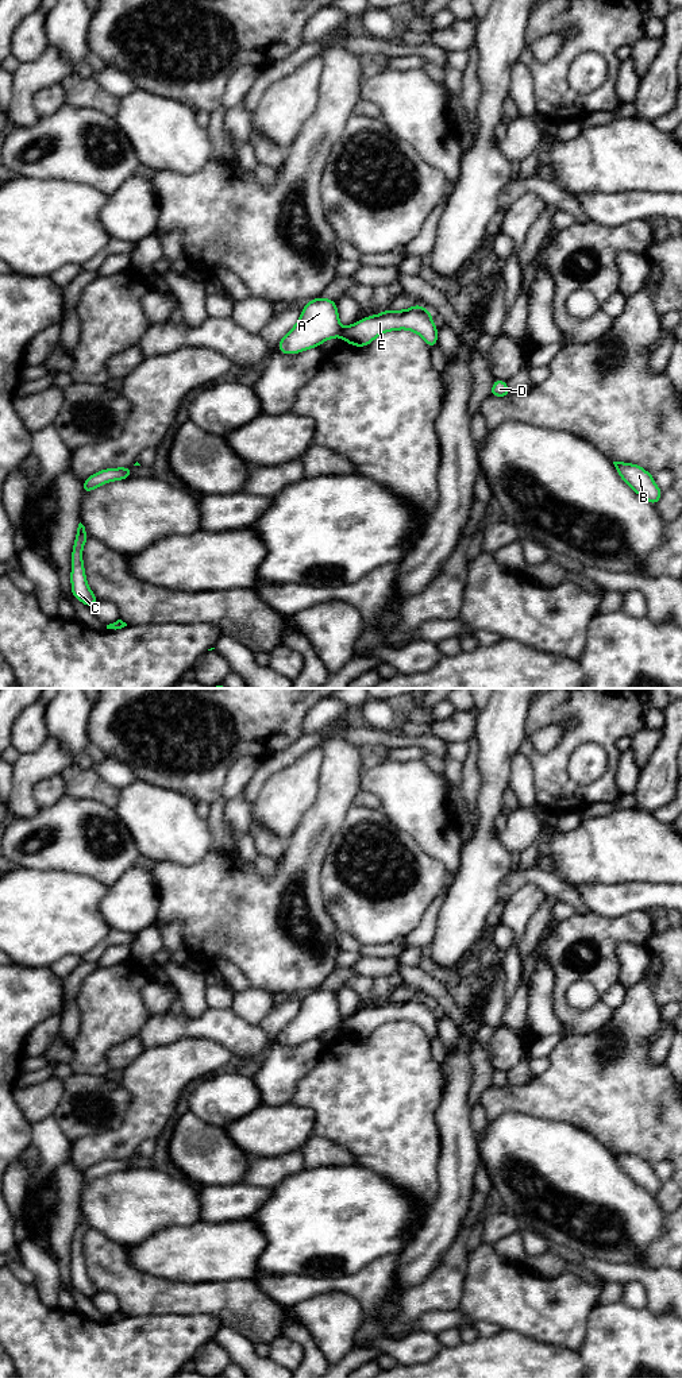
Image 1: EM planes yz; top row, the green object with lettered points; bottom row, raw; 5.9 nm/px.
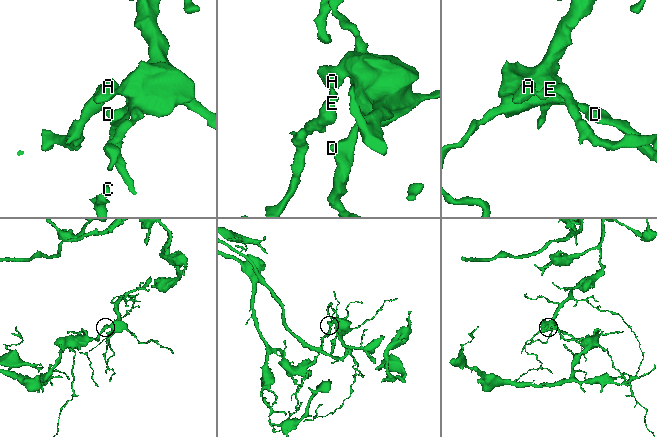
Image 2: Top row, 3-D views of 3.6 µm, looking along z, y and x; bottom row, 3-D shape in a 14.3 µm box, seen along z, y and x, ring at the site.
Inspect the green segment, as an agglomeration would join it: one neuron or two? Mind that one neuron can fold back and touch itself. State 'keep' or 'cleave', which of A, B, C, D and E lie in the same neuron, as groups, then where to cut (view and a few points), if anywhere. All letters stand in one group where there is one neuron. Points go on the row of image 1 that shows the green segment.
cleave; groups A B C D / E; cut yz (343, 328), (339, 335)

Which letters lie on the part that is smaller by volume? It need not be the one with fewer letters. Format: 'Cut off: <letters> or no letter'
Cut off: A, B, C, D

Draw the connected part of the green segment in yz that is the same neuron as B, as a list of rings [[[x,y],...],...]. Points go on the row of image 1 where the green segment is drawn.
[[[613,462],[621,479],[639,495],[656,506],[663,491],[655,485],[651,472],[632,463]]]

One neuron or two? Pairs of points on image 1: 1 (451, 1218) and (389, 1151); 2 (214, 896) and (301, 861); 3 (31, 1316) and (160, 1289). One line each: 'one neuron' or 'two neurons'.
1: two neurons
2: one neuron
3: two neurons

